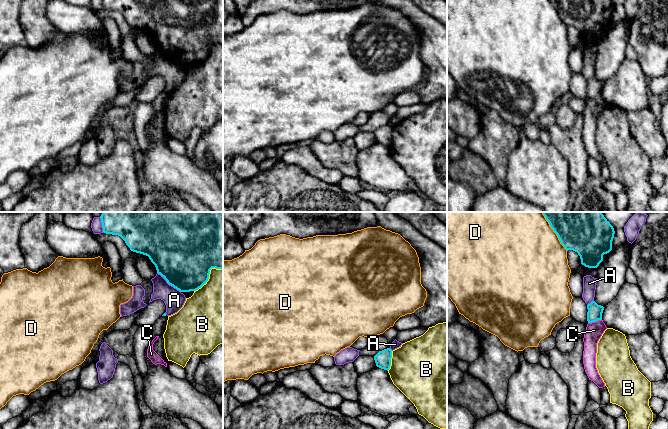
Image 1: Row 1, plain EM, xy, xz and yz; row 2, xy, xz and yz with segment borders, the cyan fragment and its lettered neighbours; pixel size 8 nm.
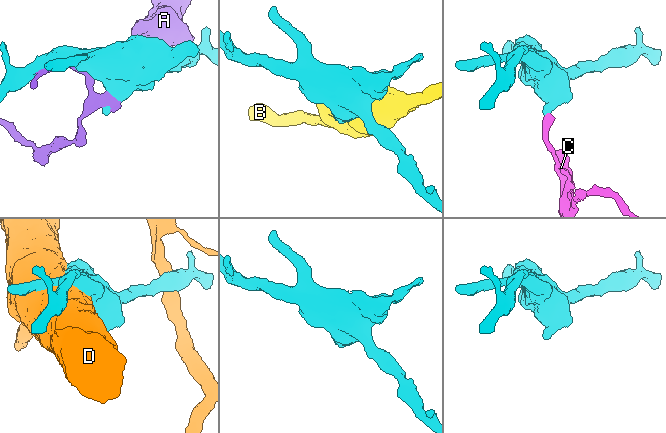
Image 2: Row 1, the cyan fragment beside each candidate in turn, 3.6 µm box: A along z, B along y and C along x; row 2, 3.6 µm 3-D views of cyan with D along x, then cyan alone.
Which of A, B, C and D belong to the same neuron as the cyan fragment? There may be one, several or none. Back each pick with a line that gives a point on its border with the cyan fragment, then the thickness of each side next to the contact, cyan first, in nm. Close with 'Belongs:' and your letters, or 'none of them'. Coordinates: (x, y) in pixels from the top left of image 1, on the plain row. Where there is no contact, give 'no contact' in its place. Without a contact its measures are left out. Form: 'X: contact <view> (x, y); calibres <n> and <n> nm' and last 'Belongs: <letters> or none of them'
Belongs: none of them

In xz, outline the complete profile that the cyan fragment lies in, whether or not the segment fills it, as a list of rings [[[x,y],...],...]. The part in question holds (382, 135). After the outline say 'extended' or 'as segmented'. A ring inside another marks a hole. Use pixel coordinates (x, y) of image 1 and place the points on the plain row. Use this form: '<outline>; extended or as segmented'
[[[390,124],[379,127],[374,132],[376,142],[387,147],[390,145],[391,142],[391,134],[392,126]]]; as segmented

